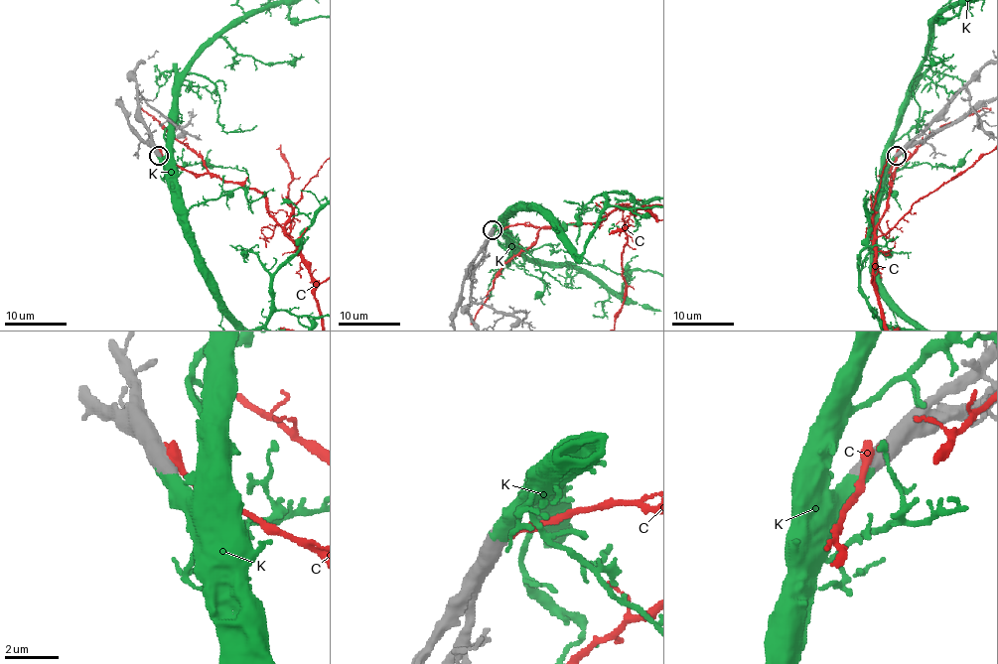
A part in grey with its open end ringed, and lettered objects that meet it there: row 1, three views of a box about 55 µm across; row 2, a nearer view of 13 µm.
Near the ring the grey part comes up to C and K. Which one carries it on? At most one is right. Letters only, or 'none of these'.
K

